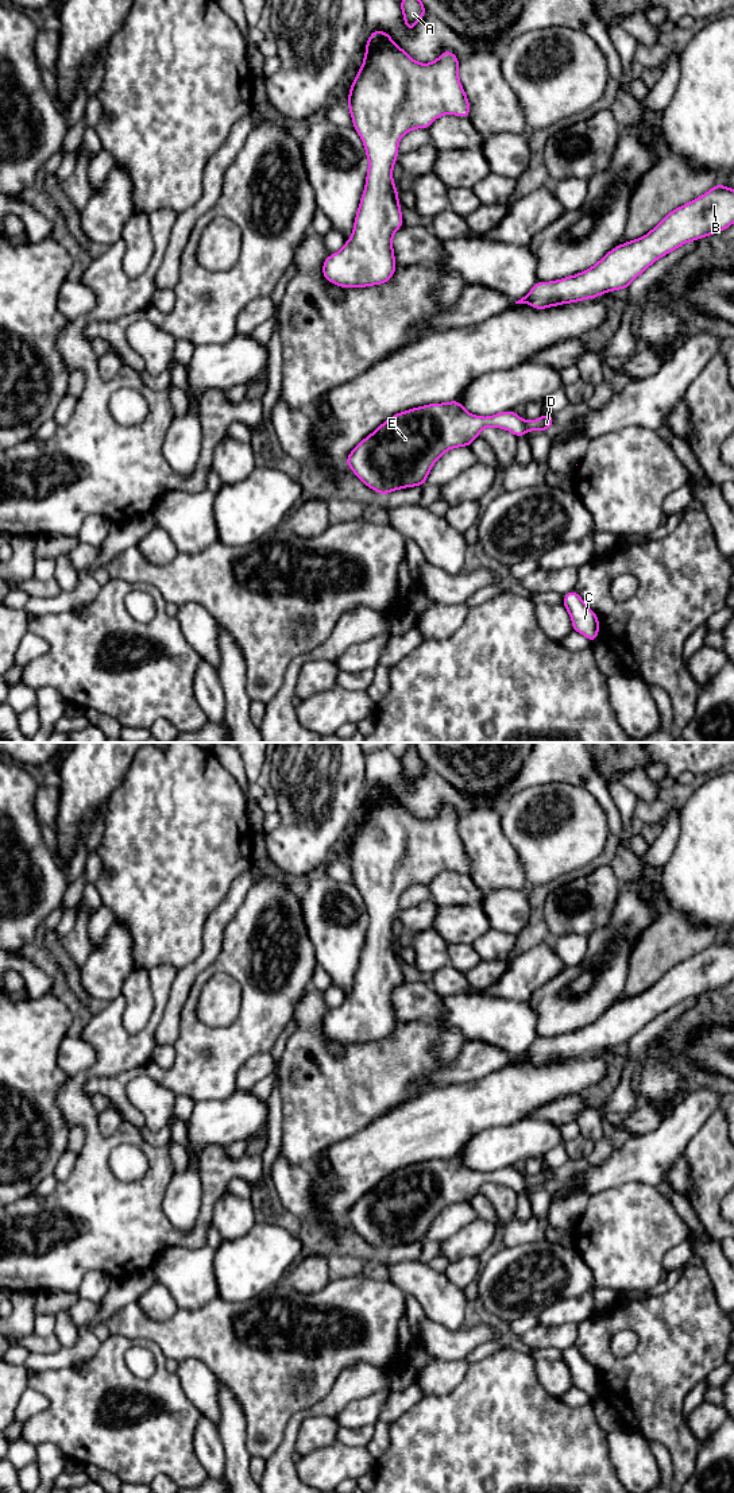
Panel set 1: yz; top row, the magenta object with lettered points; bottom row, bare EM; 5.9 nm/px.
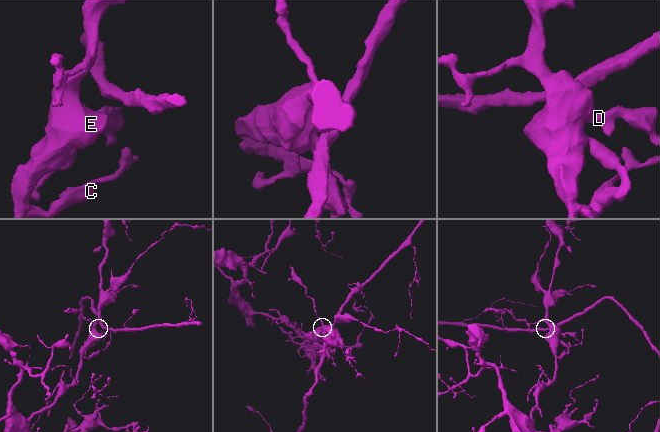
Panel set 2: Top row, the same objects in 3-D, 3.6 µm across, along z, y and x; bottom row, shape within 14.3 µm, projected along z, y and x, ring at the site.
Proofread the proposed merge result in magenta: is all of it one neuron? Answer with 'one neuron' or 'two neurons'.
one neuron

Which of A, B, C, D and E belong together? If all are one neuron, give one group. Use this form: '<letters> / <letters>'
A B C D E

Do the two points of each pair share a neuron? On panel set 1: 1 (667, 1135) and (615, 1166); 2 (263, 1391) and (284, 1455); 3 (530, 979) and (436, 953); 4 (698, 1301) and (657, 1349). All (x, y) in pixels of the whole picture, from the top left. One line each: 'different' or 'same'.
1: same
2: different
3: different
4: same

